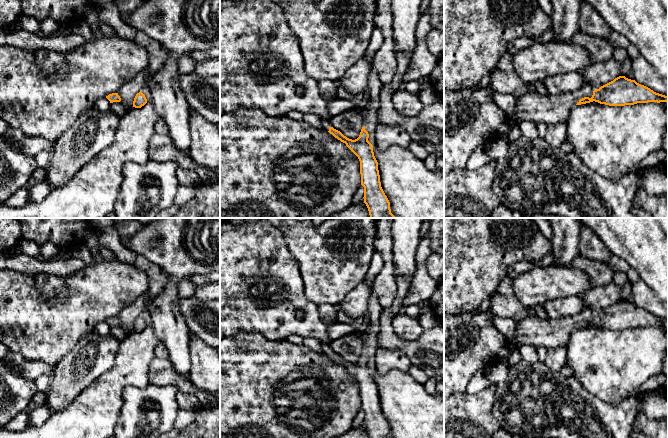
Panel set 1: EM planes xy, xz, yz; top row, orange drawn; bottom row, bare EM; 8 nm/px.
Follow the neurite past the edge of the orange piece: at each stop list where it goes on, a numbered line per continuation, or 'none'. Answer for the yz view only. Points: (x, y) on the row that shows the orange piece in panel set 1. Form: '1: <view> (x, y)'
1: yz (549, 109)

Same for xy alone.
1: xy (145, 90)

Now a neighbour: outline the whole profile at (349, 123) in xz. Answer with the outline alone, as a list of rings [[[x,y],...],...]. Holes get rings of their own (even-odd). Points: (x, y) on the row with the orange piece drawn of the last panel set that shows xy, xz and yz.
[[[355,109],[333,116],[330,122],[334,129],[340,131],[344,136],[352,140],[359,137],[363,127],[362,117]]]

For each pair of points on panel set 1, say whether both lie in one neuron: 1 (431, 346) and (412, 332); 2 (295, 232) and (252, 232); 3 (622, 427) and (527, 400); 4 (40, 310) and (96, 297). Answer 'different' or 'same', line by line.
1: different
2: different
3: same
4: same

